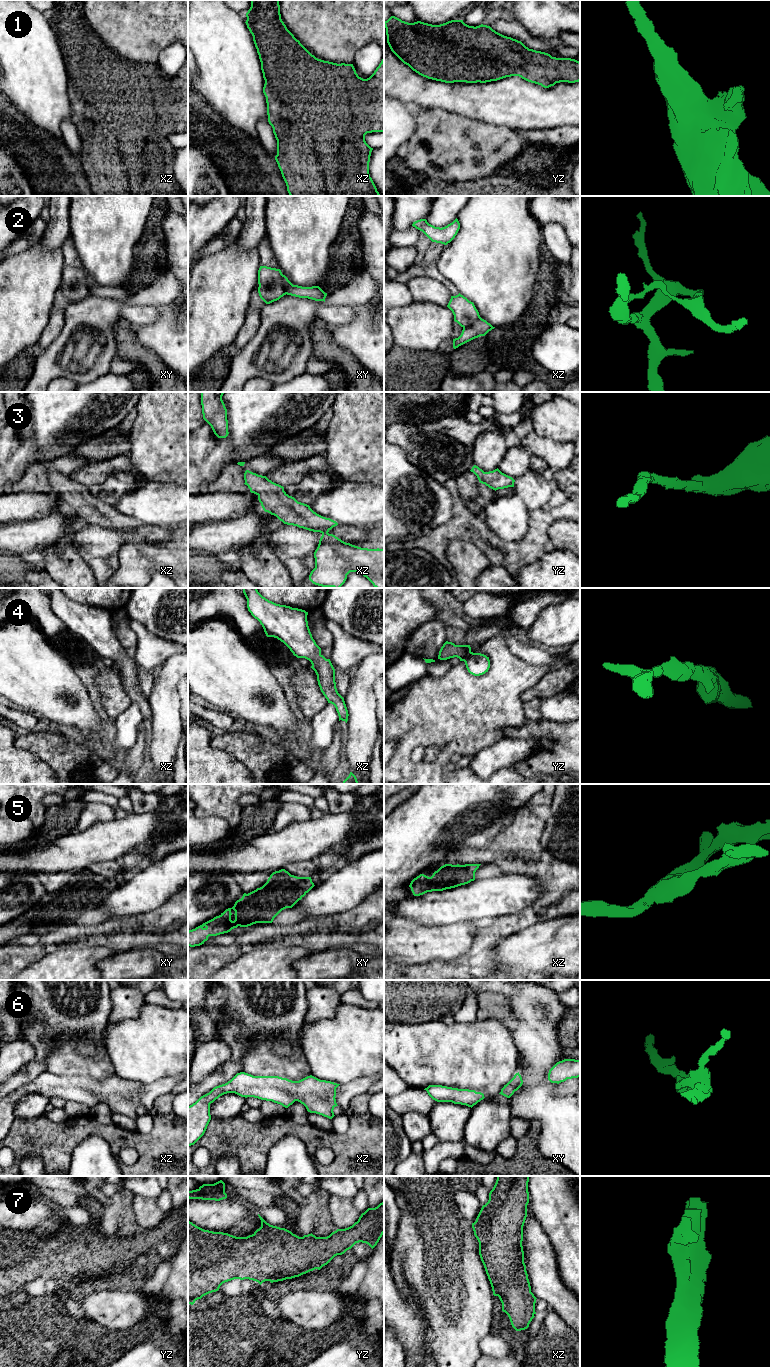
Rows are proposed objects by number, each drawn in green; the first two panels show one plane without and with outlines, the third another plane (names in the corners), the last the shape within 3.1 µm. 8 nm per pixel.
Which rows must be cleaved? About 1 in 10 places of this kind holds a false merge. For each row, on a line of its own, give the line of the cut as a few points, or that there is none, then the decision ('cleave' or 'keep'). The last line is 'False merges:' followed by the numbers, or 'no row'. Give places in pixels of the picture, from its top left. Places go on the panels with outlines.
1: no cut | keep
2: xy (281, 274), (281, 283), (286, 293) | cleave
3: no cut | keep
4: no cut | keep
5: no cut | keep
6: no cut | keep
7: no cut | keep
False merges: 2

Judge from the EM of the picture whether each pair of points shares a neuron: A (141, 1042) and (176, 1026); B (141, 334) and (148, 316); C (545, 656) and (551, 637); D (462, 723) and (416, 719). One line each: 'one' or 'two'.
A: one
B: two
C: two
D: one

